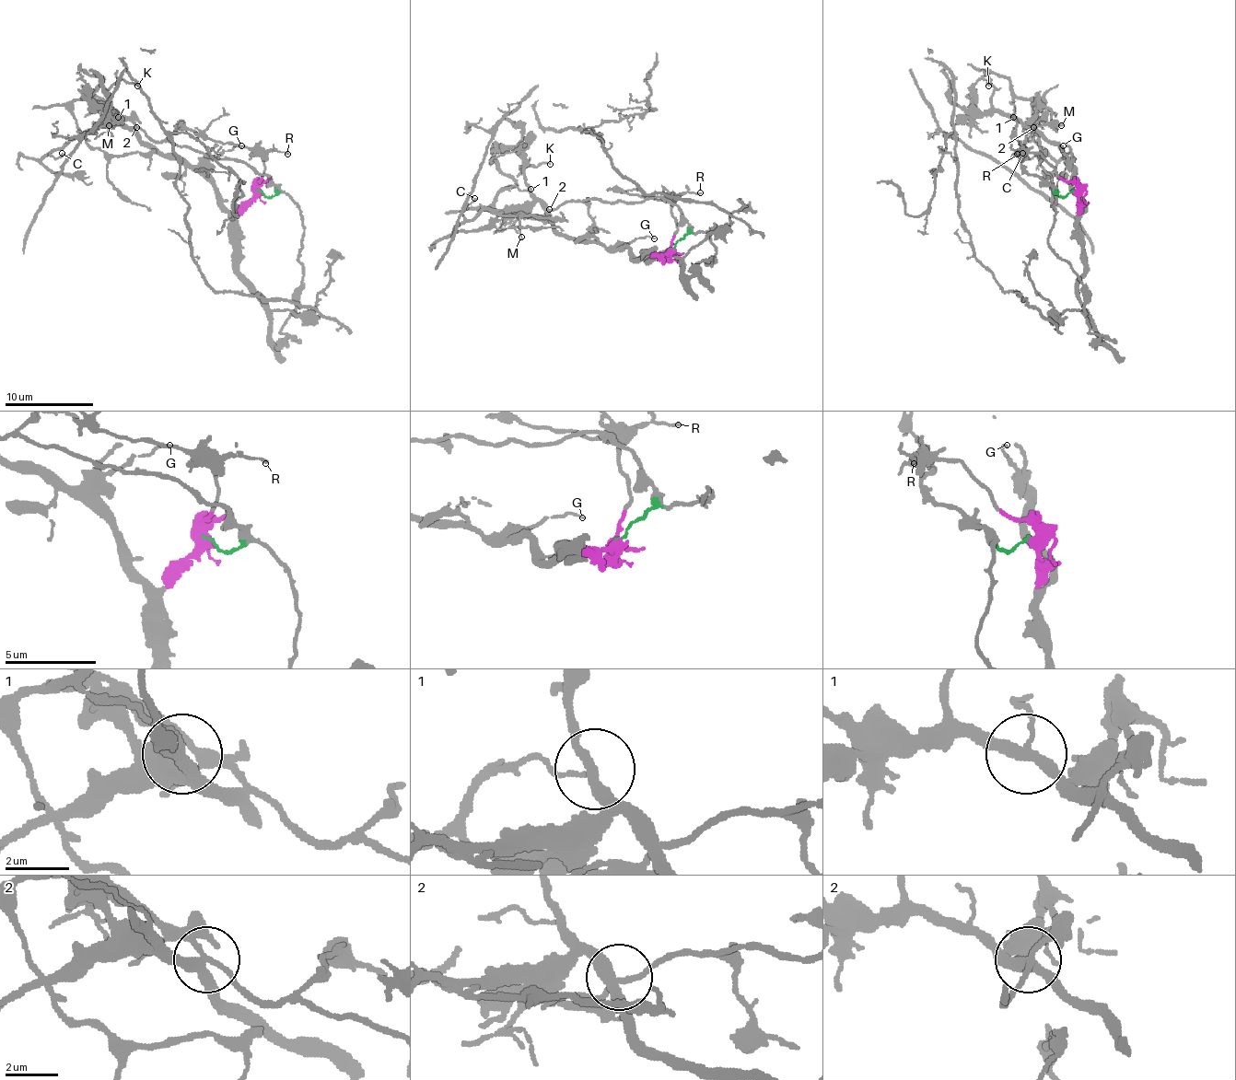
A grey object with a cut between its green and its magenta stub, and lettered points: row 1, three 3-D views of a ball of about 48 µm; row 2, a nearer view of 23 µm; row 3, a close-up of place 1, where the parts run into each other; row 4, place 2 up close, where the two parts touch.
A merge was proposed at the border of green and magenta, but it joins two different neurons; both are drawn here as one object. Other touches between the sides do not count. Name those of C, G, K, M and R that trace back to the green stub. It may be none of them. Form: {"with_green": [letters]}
{"with_green": ["M"]}

